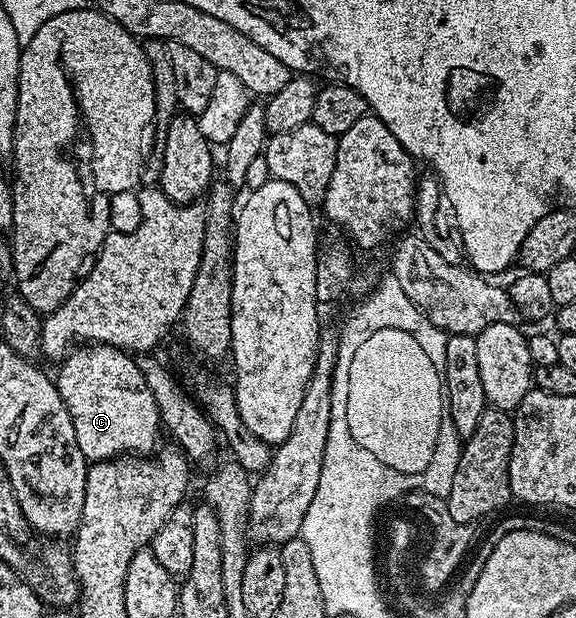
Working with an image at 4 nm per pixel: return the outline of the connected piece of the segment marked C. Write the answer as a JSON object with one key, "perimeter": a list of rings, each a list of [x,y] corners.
{"perimeter":[[[87,343],[68,352],[60,365],[55,386],[88,462],[114,460],[125,454],[147,455],[156,448],[161,433],[158,405],[134,356],[111,345]]]}

